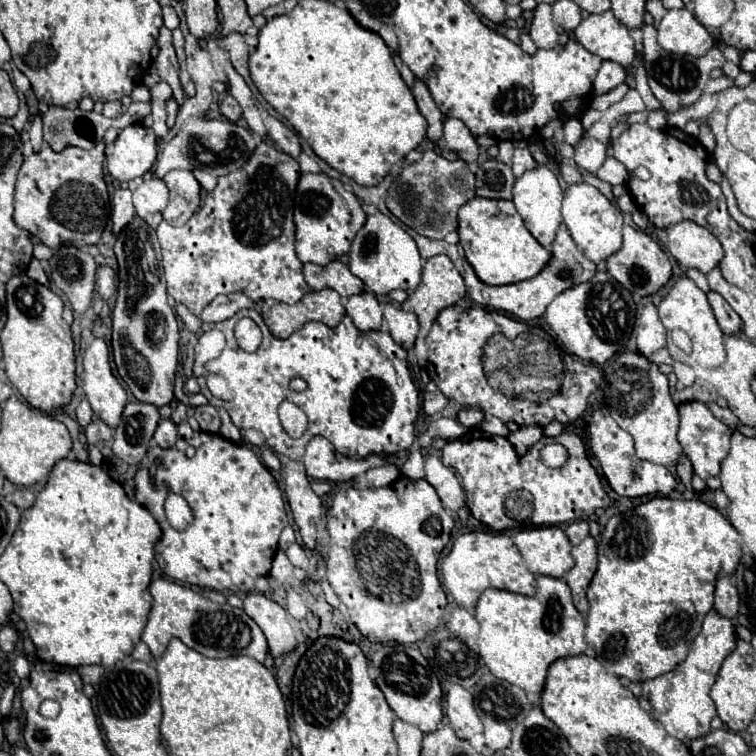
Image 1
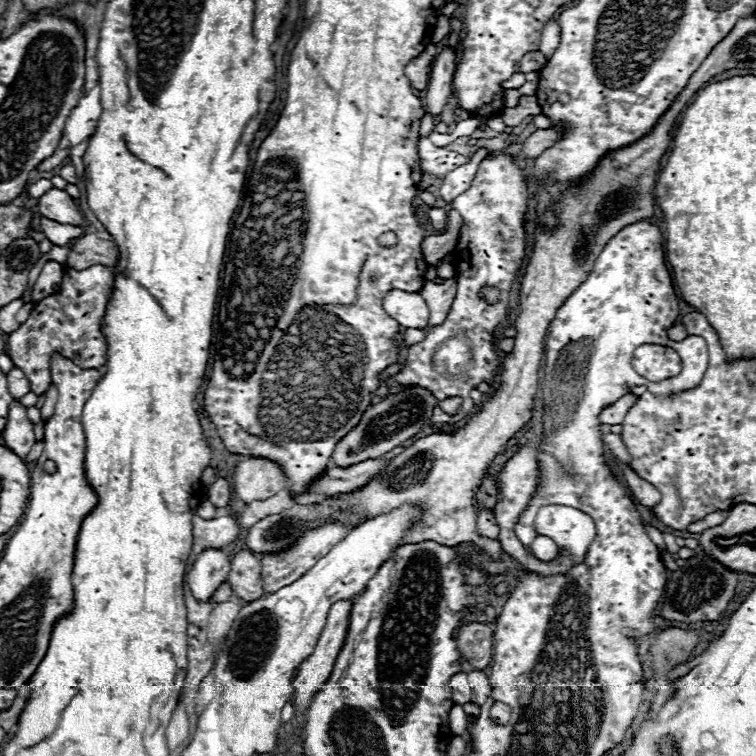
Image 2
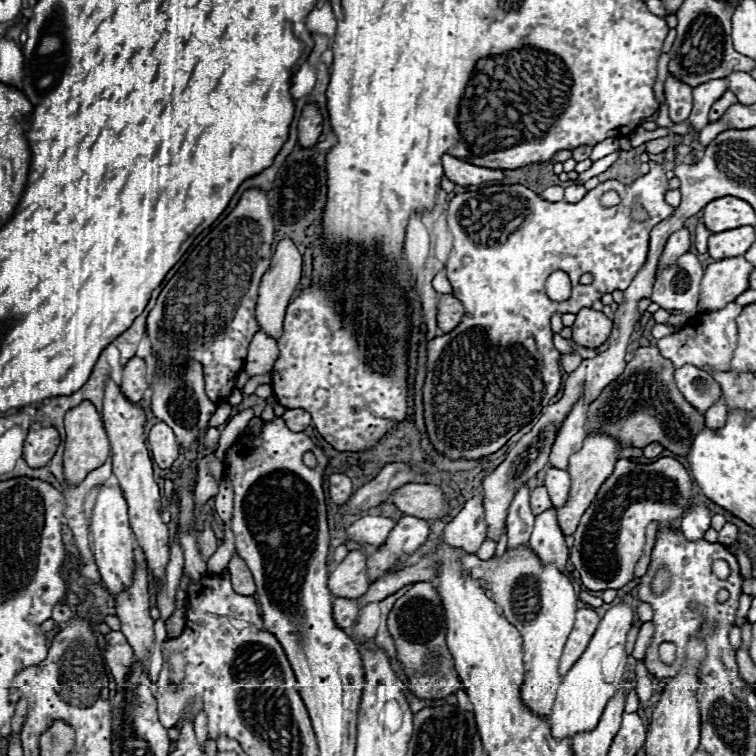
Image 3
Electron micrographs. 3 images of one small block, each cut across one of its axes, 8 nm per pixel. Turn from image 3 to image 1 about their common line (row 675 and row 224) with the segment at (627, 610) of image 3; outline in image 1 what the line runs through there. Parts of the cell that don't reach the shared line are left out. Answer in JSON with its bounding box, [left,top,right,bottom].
[562,182,622,264]

